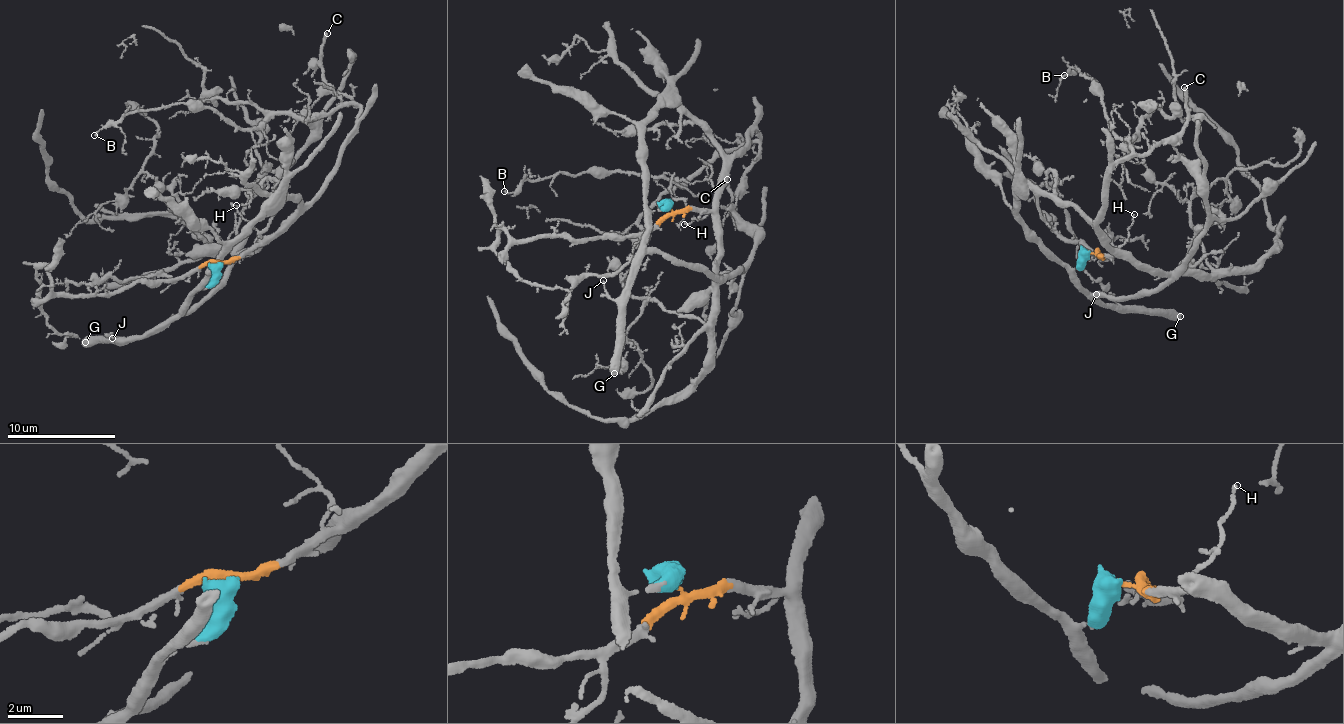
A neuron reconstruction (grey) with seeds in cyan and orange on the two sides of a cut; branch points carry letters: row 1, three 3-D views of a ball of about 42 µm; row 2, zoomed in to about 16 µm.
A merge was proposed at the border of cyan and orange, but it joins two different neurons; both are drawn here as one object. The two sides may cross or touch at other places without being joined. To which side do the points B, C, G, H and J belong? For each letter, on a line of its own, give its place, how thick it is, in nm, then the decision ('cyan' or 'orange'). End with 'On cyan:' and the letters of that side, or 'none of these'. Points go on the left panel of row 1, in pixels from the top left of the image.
B: place (94, 135); calibre 110 nm; orange
C: place (327, 33); calibre 220 nm; orange
G: place (85, 342); calibre 550 nm; cyan
H: place (236, 205); calibre 110 nm; orange
J: place (112, 338); calibre 100 nm; cyan
On cyan: G, J

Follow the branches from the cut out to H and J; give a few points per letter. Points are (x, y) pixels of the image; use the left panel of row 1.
H: (217, 264), (243, 257), (257, 233), (235, 206)
J: (217, 264), (206, 285), (191, 297), (187, 307), (137, 336), (116, 340), (110, 337), (112, 339)

